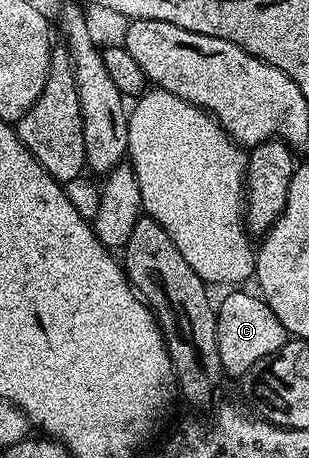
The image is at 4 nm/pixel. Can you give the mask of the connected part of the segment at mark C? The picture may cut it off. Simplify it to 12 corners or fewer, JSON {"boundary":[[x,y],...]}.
{"boundary":[[258,295],[218,301],[223,371],[242,377],[289,339]]}

